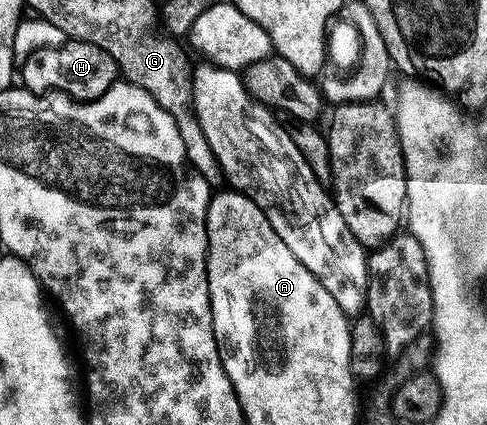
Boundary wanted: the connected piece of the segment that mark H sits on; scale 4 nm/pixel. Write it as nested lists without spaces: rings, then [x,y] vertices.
[[[67,41],[60,47],[38,49],[30,54],[23,66],[19,68],[19,82],[35,95],[59,93],[77,101],[97,99],[118,82],[120,66],[116,59],[98,44],[79,41]]]

